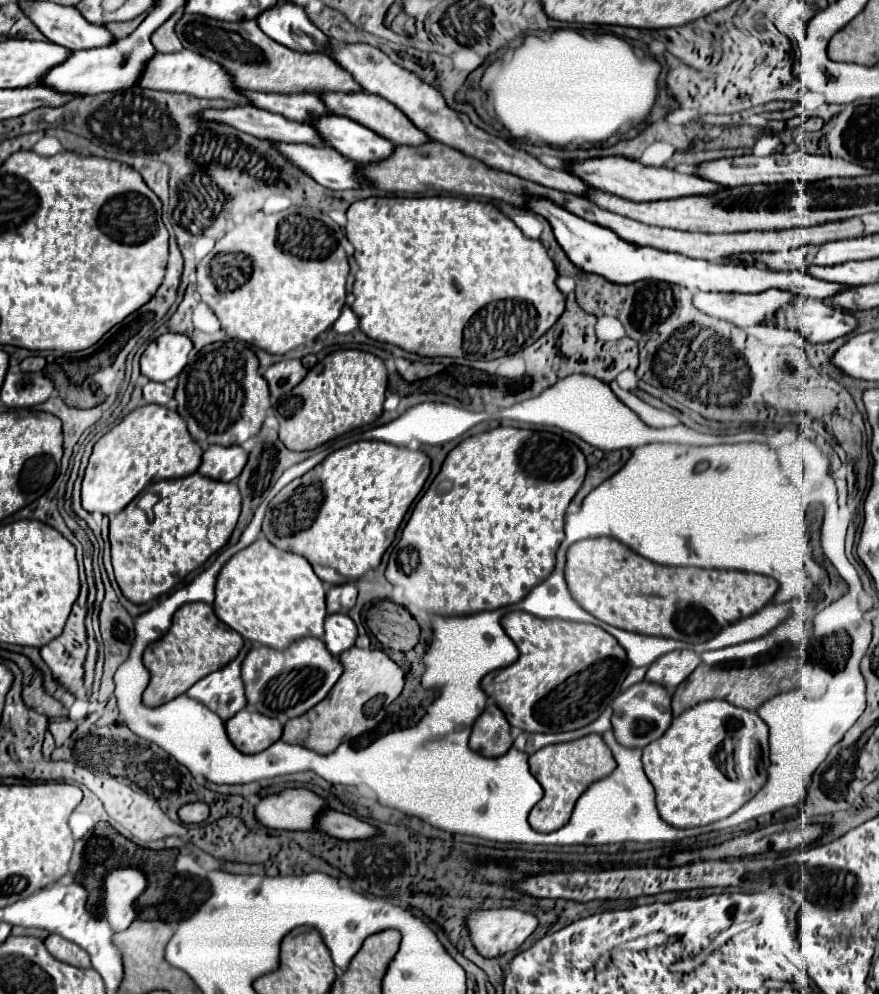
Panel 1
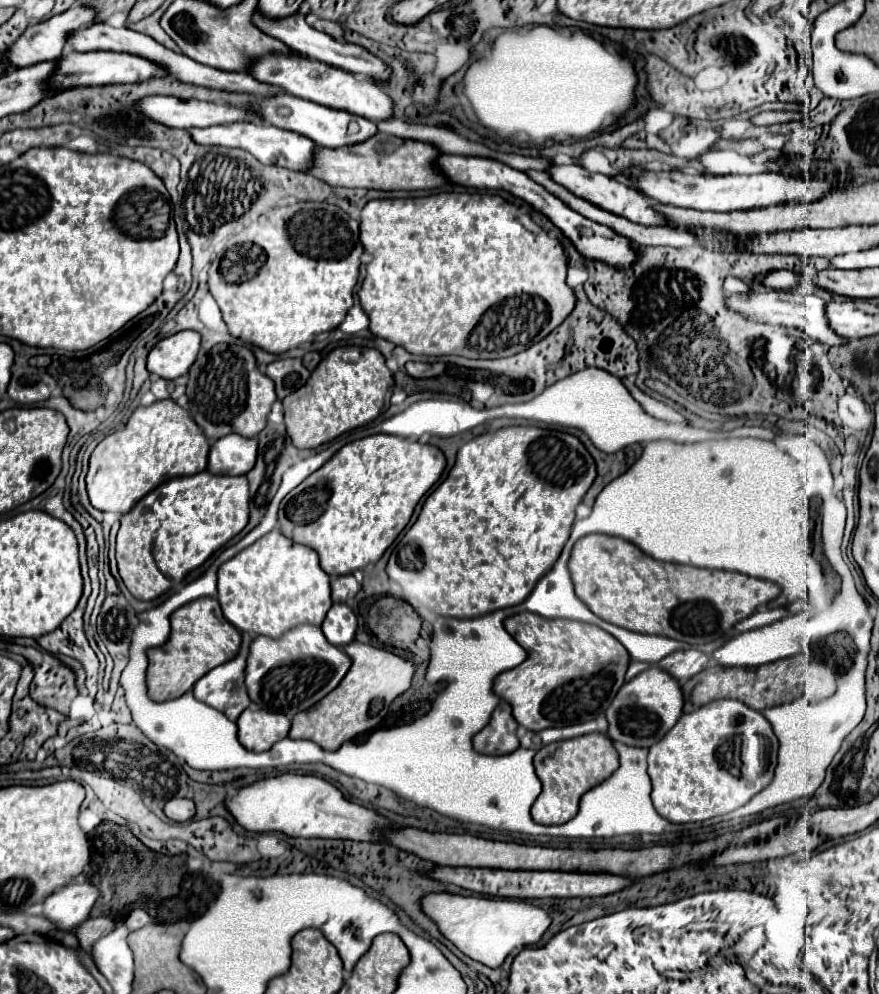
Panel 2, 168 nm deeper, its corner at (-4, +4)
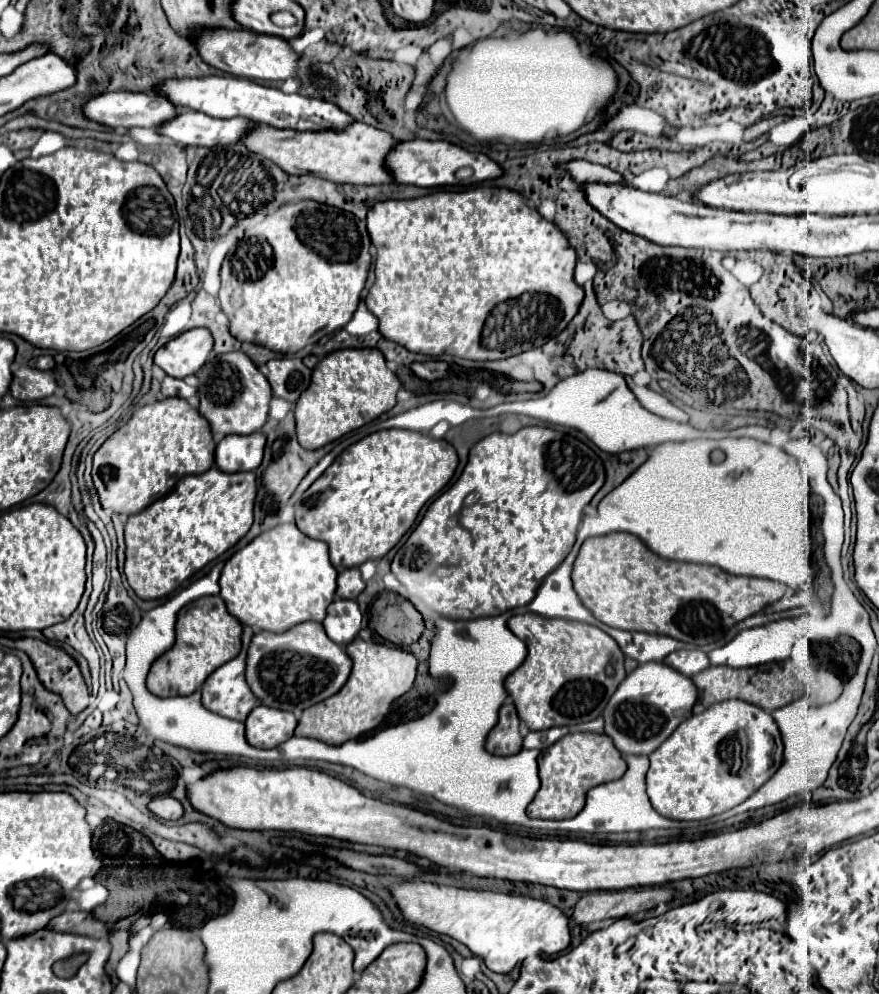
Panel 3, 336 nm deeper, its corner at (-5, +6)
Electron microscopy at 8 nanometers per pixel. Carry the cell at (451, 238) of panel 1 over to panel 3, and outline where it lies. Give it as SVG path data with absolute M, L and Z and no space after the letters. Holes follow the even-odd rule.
M475 187L461 193L437 191L407 201L391 199L375 203L367 213L367 231L377 249L377 261L375 283L365 305L379 319L379 333L413 353L433 357L447 353L475 361L519 355L559 335L583 301L583 289L573 281L577 257L567 237L535 209L529 209L519 193L503 187ZM513 299L517 299L517 315L507 309L507 339L513 341L507 343L505 339L497 349L481 347L485 319L495 305Z

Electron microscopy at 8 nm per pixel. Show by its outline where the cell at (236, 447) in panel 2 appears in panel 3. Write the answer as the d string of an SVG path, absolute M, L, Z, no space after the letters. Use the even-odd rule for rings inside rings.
M263 433L227 435L215 449L215 465L225 473L255 471L261 465L263 447Z

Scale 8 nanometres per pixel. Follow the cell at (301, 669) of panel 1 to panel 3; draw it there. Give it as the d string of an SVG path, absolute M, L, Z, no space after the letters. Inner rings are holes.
M305 621L285 633L259 631L249 645L245 679L263 705L293 711L299 717L303 709L335 695L349 673L351 659L345 649L327 637L321 623Z

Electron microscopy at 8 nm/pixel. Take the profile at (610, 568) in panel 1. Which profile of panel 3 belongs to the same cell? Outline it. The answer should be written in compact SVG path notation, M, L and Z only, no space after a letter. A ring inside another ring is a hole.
M631 533L589 537L573 565L573 585L581 603L605 625L661 633L673 639L707 645L727 631L783 597L785 585L771 579L739 577L719 567L667 561L649 551Z

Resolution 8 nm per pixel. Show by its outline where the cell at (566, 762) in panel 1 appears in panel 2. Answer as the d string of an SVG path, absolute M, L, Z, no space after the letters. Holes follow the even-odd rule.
M588 733L582 737L556 741L542 747L534 757L536 775L542 781L542 793L532 805L532 819L542 825L558 825L570 821L578 813L580 797L606 781L618 769L618 753L604 733Z

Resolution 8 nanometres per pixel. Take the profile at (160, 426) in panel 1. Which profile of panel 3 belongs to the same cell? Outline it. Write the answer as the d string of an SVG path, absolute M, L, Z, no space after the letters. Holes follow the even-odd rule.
M161 399L145 405L117 429L93 455L93 485L101 507L135 515L175 487L183 475L203 473L213 465L215 441L209 423L185 399Z

